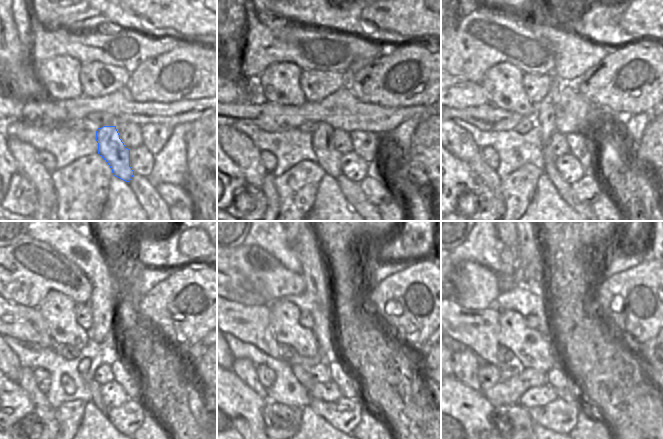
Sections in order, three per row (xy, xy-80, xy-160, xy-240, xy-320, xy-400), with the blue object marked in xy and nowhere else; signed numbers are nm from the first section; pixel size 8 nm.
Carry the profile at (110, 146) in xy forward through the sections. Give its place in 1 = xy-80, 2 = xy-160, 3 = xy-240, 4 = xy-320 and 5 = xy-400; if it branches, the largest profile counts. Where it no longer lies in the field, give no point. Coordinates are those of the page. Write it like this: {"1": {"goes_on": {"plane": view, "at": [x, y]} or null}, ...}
{"1": {"goes_on": {"plane": "xy-80", "at": [328, 157]}}, "2": {"goes_on": {"plane": "xy-160", "at": [544, 112]}}, "3": {"goes_on": {"plane": "xy-240", "at": [103, 319]}}, "4": {"goes_on": {"plane": "xy-320", "at": [315, 272]}}, "5": {"goes_on": {"plane": "xy-400", "at": [528, 249]}}}

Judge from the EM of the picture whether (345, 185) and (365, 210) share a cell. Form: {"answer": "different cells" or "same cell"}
{"answer": "same cell"}

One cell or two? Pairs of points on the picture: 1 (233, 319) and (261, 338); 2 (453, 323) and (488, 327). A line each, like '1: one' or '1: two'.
1: one
2: one

